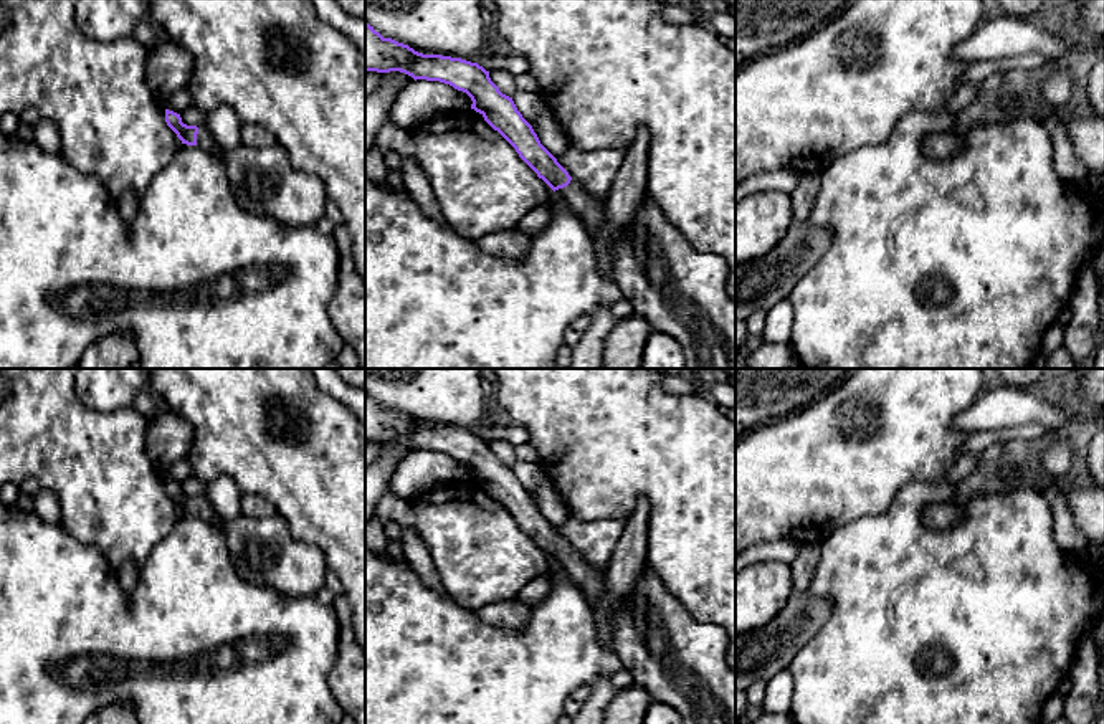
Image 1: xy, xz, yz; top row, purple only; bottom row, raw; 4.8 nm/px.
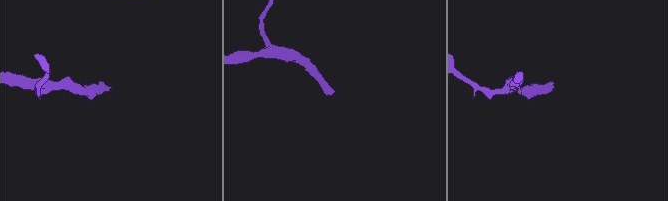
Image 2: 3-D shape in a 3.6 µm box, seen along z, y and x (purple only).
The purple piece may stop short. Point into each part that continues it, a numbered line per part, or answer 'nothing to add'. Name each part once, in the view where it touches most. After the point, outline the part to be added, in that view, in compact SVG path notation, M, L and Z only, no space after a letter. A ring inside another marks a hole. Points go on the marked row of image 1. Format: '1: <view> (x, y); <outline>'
1: xz (592, 212); M573 179L567 187L555 190L555 195L562 197L570 210L580 217L592 236L598 235L605 220L607 202L595 200L590 192Z

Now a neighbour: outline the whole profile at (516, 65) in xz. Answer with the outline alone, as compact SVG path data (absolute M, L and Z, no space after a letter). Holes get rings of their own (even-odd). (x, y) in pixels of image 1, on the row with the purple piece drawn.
M491 48L486 50L476 63L483 66L486 71L504 69L511 73L514 78L521 74L527 74L531 69L529 61L524 60L522 56L517 55L502 56L494 53Z

